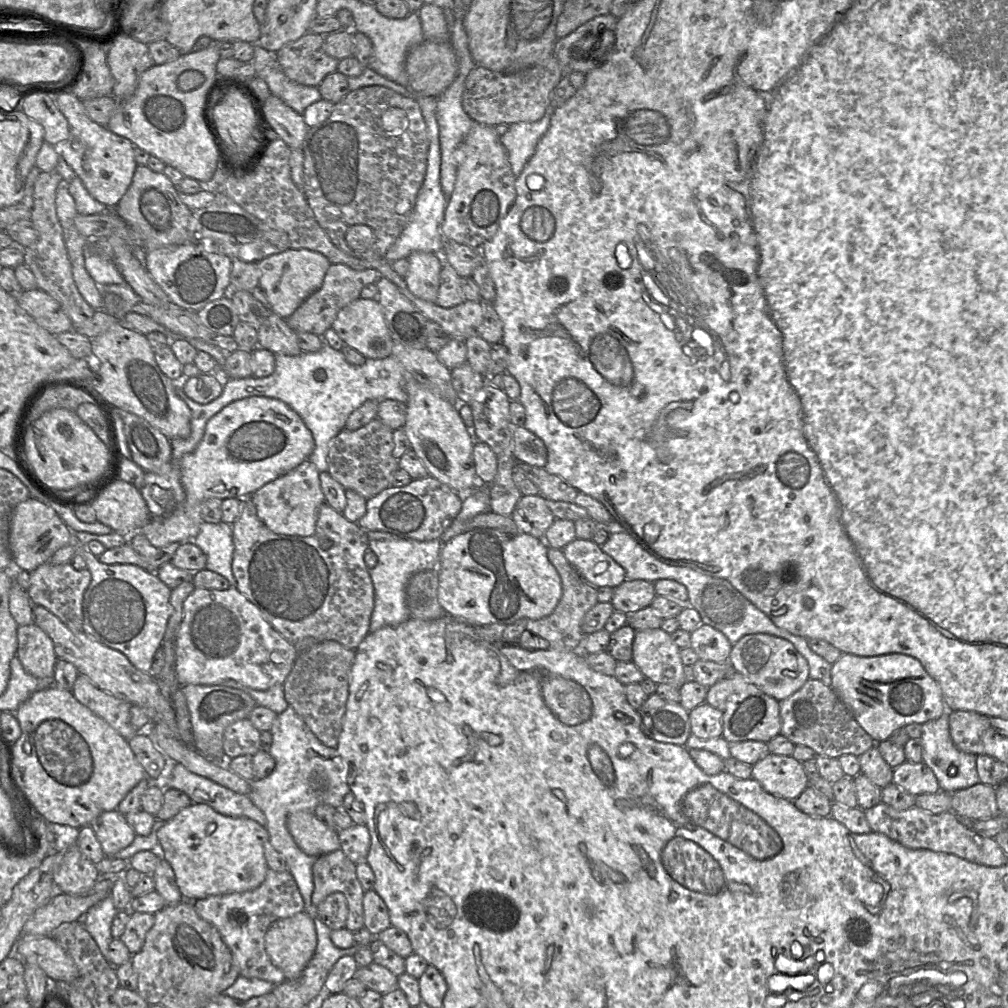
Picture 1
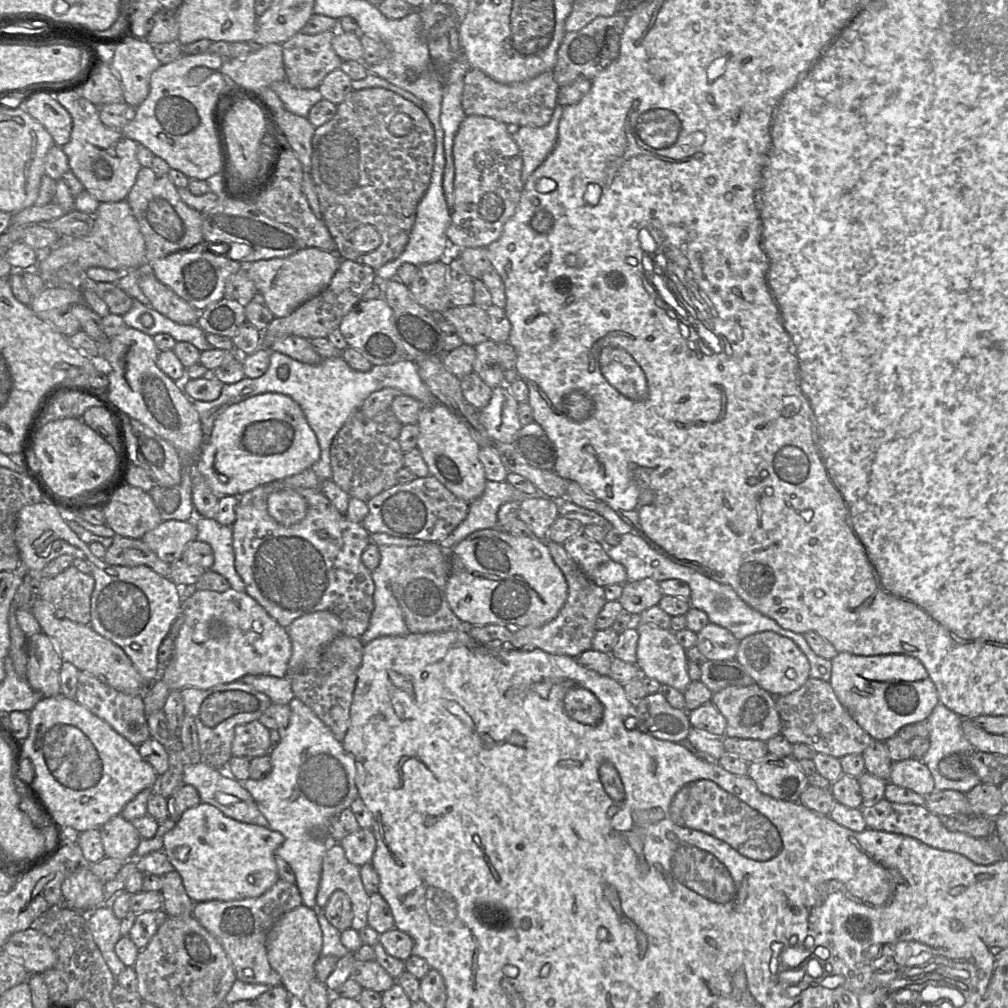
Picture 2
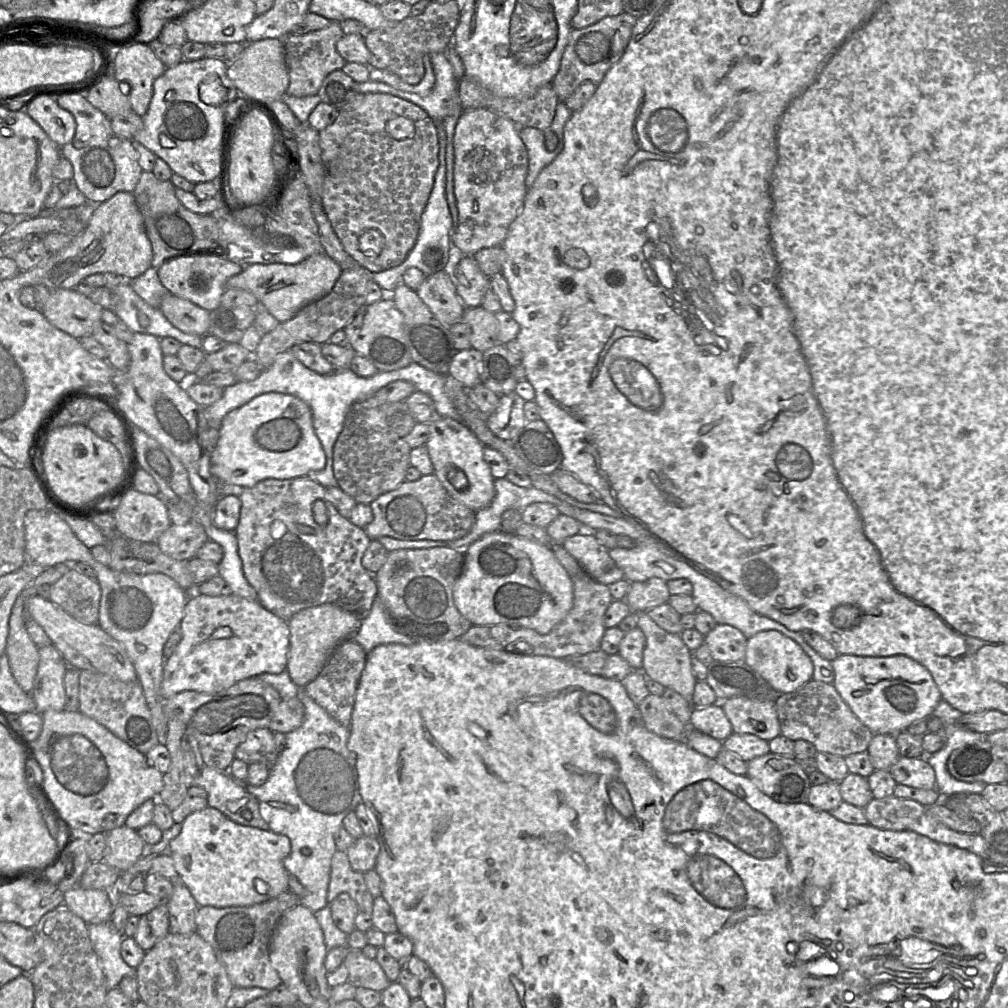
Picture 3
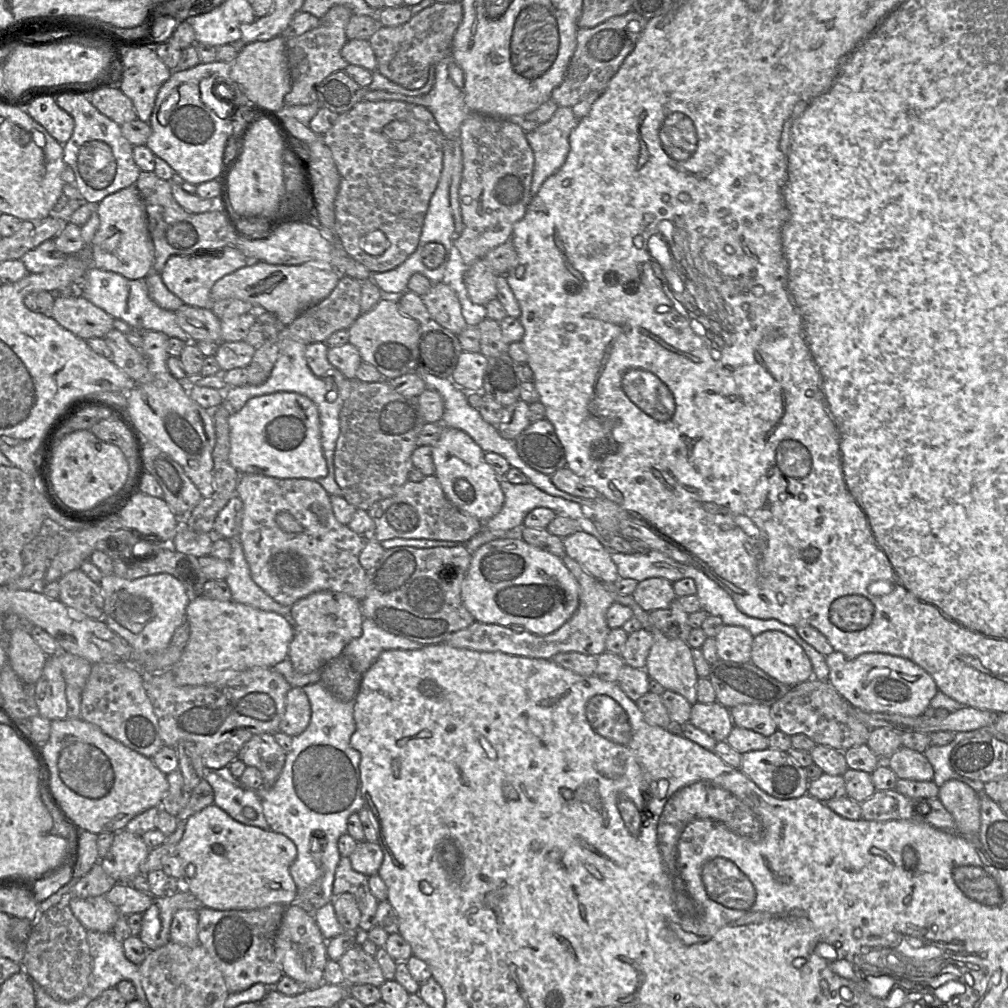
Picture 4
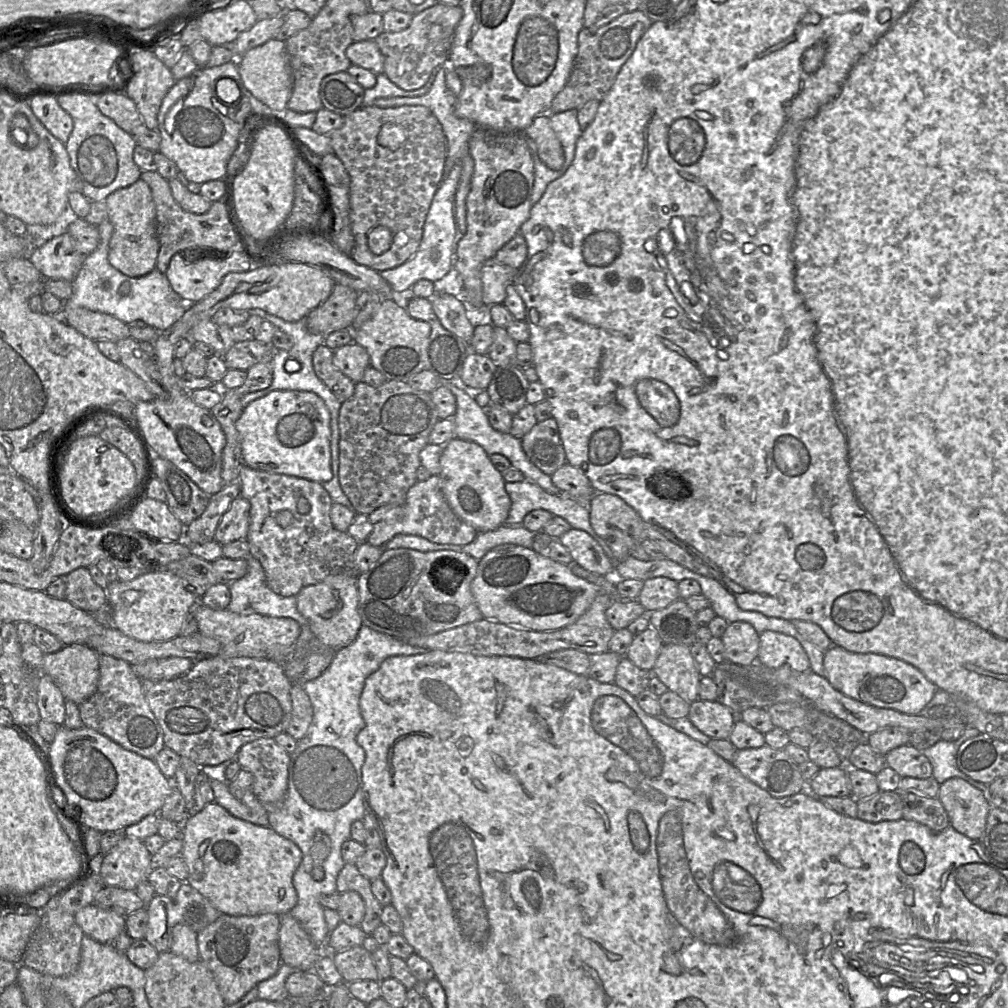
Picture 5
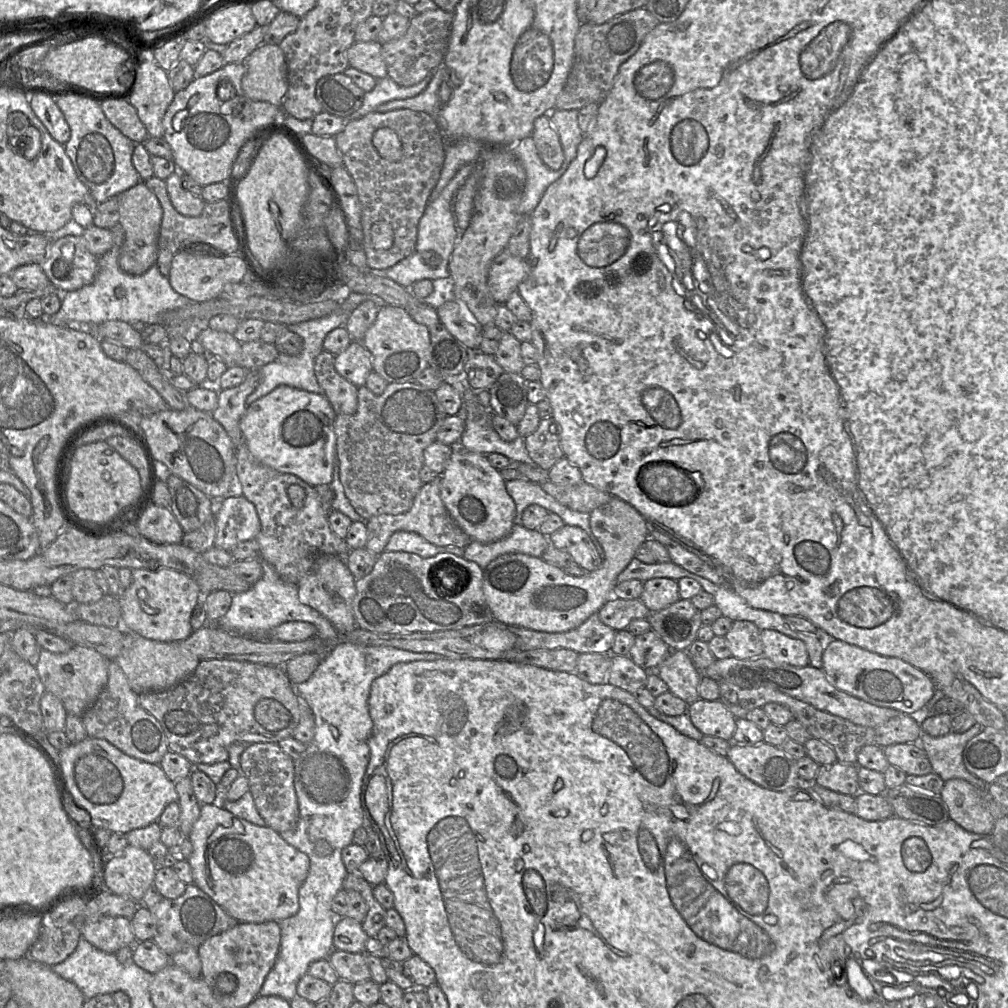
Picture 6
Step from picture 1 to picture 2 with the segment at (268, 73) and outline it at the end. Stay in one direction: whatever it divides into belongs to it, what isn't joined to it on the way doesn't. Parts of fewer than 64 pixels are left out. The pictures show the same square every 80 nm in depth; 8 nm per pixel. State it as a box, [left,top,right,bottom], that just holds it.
[270,80,323,117]

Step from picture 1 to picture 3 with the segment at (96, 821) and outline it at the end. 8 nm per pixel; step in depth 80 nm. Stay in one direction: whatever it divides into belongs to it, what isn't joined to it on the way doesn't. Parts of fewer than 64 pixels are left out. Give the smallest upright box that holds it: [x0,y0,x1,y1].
[103,825,145,873]

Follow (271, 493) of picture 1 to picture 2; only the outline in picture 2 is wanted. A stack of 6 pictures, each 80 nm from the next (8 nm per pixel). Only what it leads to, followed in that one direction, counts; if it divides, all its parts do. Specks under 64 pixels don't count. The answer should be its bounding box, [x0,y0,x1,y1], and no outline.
[267,468,321,527]

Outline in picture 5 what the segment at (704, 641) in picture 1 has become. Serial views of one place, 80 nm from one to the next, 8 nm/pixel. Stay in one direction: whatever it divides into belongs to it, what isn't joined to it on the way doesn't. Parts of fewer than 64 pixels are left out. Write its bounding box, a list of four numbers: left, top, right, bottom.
[721,621,759,665]

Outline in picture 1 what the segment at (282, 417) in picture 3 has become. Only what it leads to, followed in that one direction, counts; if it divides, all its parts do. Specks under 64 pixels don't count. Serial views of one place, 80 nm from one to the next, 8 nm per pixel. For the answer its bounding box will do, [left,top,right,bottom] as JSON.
[137,396,314,547]

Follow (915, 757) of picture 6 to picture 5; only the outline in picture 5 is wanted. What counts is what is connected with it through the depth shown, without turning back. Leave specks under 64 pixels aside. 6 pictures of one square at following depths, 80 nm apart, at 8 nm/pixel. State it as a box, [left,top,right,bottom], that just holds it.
[885,743,933,779]

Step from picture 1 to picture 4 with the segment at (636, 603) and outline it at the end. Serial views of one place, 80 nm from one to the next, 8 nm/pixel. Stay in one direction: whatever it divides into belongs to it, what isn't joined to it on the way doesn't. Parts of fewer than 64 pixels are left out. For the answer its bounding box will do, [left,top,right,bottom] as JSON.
[632,578,677,612]

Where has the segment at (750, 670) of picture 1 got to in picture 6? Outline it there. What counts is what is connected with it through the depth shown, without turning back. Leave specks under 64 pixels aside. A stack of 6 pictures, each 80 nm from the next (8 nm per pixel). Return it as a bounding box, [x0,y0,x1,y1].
[760,629,809,667]

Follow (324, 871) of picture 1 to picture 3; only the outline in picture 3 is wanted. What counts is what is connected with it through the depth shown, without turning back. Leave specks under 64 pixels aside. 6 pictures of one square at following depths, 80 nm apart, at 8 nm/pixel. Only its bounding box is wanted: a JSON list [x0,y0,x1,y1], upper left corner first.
[327,850,374,932]

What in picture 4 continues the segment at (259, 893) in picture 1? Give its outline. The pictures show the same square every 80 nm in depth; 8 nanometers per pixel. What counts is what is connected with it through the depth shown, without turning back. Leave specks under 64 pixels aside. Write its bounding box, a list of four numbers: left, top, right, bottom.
[198,904,287,994]

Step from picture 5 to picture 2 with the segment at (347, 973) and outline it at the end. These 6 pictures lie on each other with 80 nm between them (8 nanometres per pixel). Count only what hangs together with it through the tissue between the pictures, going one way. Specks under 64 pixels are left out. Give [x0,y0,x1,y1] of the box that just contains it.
[350,960,396,993]

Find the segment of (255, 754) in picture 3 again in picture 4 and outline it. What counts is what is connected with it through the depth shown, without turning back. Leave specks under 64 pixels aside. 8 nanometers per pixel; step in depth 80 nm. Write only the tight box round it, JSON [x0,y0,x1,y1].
[237,735,286,788]

